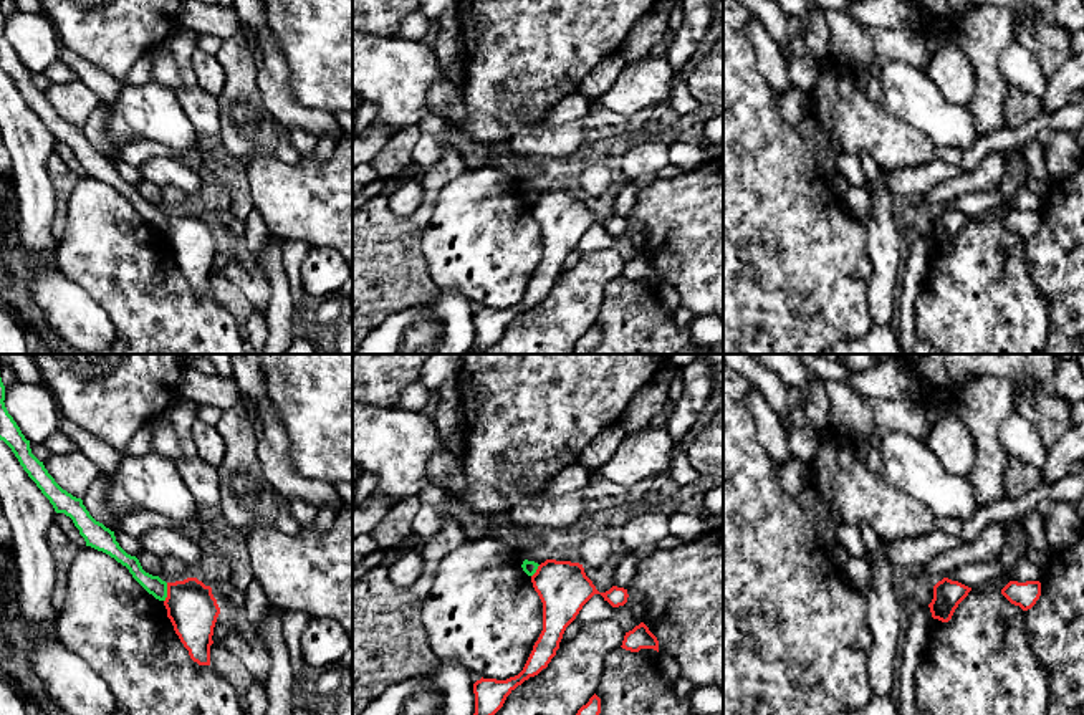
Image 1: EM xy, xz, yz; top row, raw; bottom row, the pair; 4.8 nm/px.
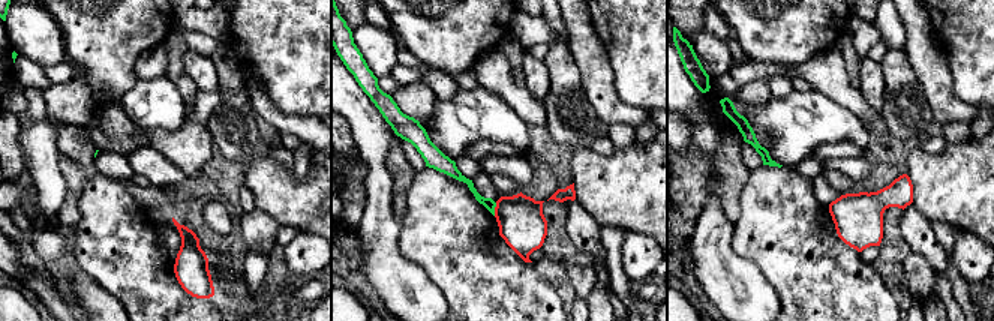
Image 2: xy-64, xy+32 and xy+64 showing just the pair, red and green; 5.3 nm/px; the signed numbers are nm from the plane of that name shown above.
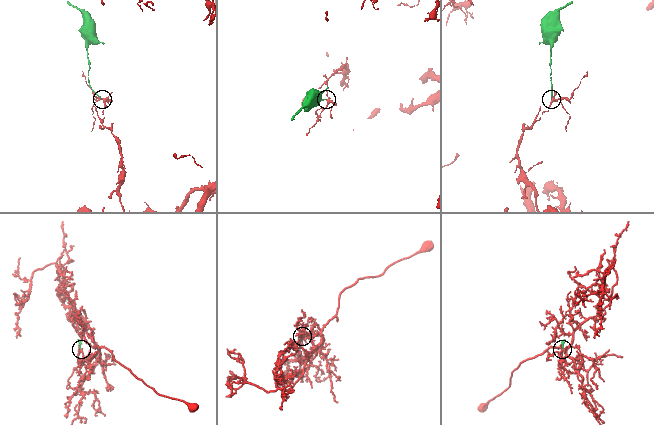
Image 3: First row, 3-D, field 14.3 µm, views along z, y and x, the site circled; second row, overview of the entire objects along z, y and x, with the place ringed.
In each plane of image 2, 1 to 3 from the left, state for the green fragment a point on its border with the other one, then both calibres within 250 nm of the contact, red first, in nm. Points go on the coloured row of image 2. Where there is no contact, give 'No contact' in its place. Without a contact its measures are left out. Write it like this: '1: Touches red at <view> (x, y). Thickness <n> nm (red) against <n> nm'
1: No contact
2: Touches red at xy+32 (495, 209). Thickness 260 nm (red) against 60 nm
3: No contact

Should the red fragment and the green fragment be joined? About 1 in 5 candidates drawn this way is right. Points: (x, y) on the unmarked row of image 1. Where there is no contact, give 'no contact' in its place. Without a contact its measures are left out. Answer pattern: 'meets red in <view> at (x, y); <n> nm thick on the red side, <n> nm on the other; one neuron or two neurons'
meets red in xy at (167, 222); 240 nm thick on the red side, 90 nm on the other; two neurons

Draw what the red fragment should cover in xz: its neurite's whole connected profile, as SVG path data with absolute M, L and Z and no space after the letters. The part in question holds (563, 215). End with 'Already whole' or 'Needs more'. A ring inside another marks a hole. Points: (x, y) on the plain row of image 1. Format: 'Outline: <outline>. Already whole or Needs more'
Outline: M546 189L531 205L531 212L543 232L543 260L518 305L506 310L482 306L473 313L477 351L493 346L518 314L548 296L566 257L594 223L601 223L612 237L624 235L629 227L627 218L617 215L599 222L583 194L571 190Z. Already whole

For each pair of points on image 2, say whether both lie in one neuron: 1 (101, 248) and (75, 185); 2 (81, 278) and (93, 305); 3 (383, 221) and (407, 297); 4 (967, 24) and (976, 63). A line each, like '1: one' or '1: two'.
1: two
2: one
3: one
4: one

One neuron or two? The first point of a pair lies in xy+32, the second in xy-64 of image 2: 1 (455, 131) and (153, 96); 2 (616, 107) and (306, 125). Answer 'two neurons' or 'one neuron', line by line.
1: one neuron
2: one neuron

